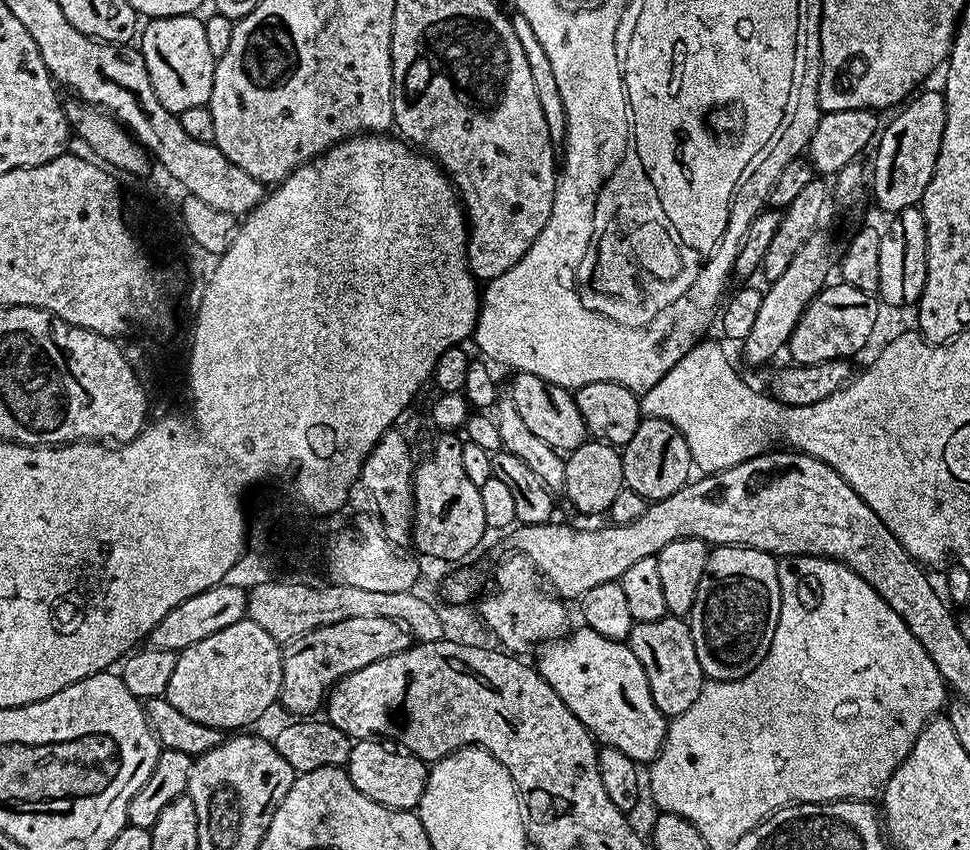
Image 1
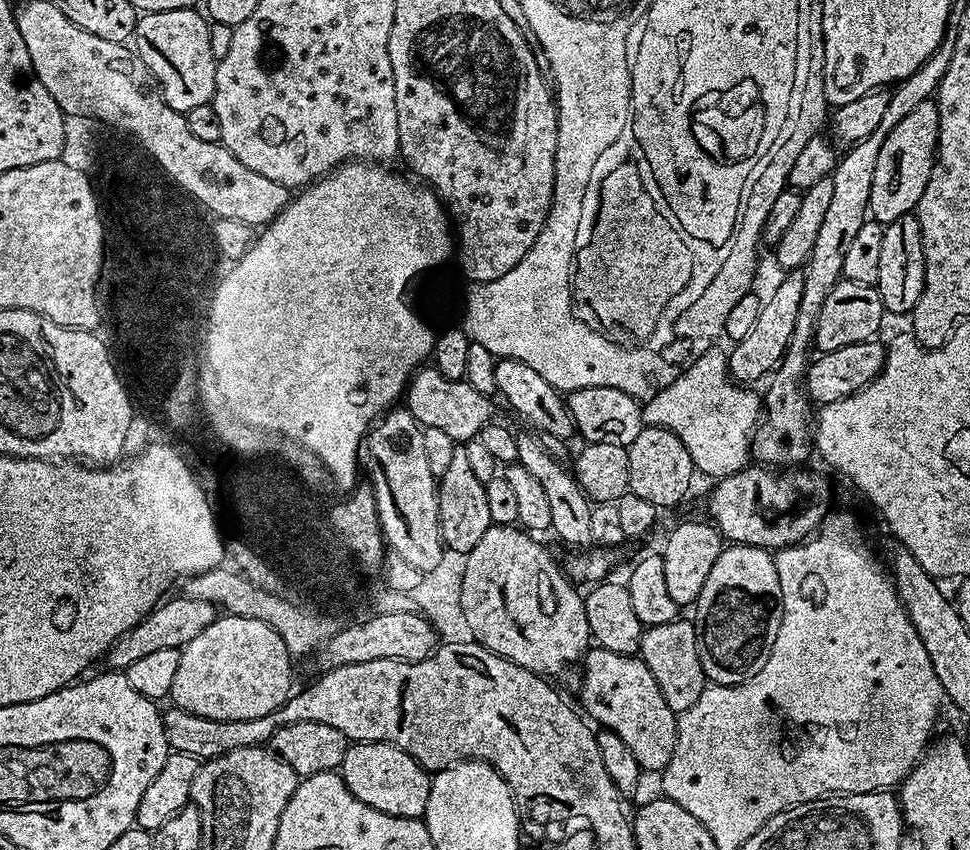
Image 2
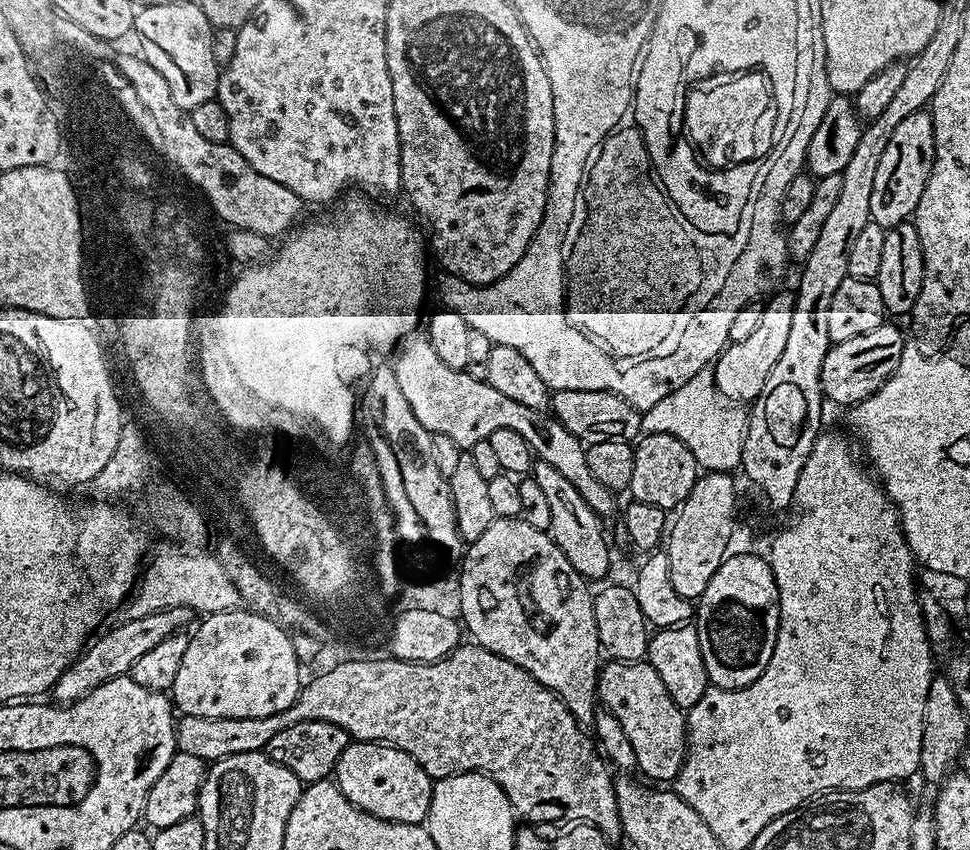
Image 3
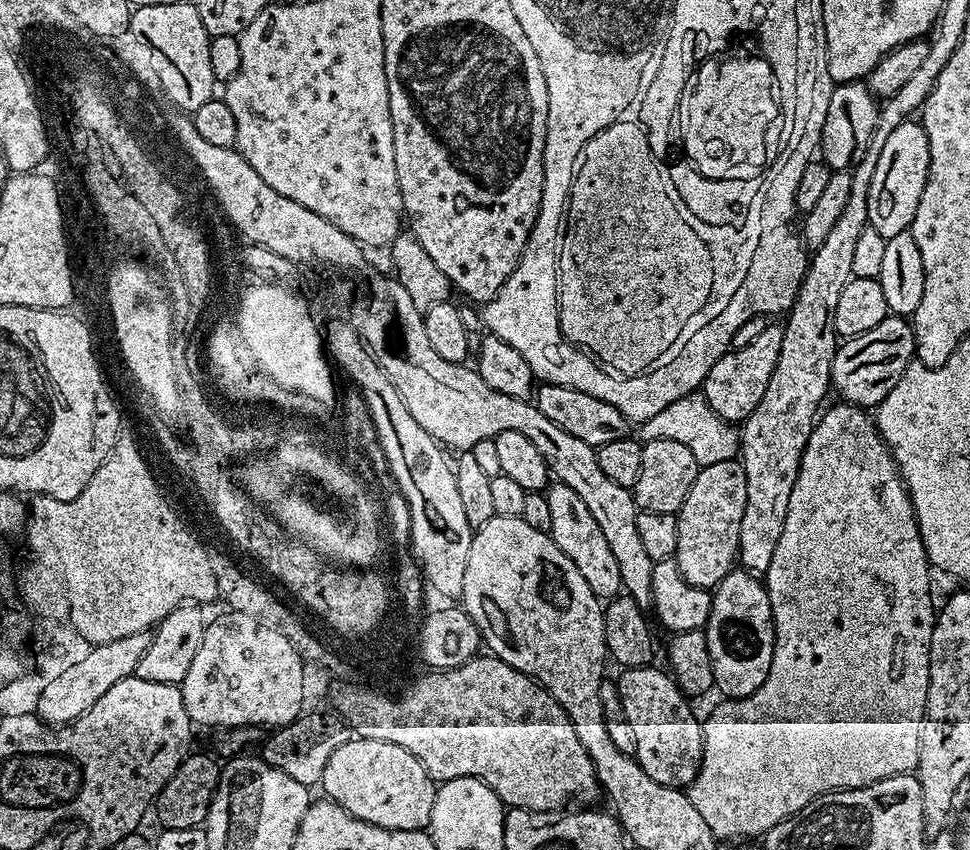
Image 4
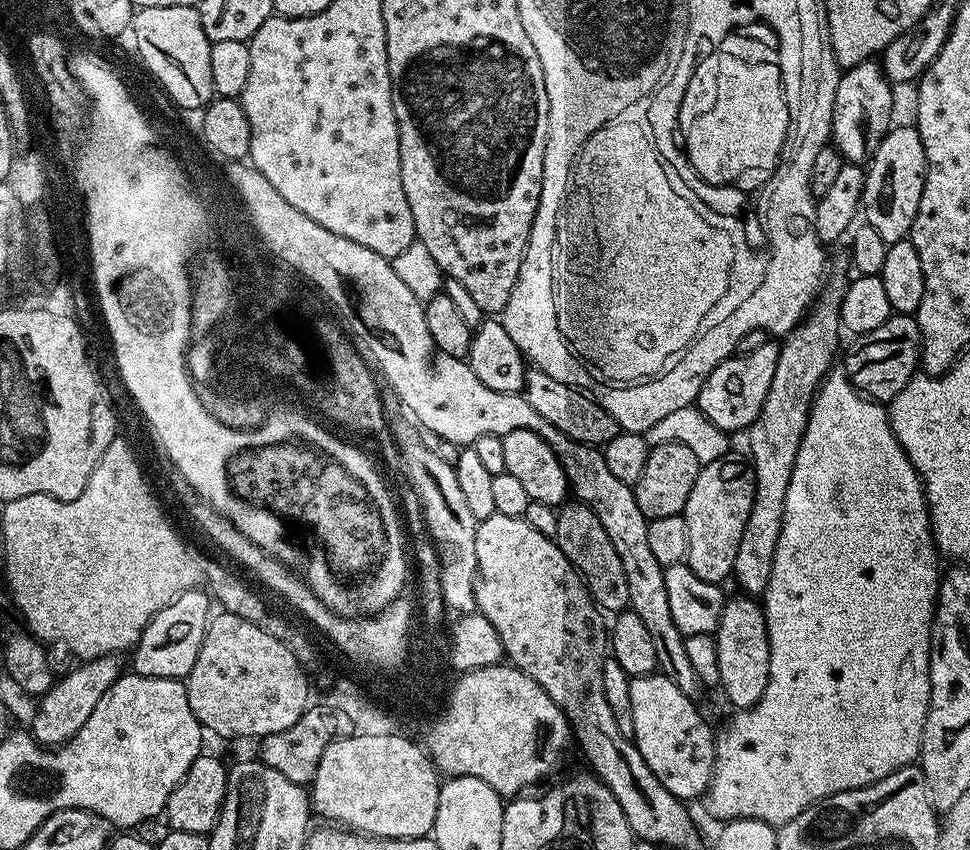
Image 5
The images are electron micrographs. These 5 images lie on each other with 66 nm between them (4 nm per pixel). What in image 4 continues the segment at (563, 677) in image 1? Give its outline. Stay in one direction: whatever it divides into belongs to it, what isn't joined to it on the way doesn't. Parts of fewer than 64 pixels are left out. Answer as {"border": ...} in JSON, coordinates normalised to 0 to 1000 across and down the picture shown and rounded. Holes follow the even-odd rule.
{"border":[[[676,784],[640,789],[637,813],[641,835],[645,835],[645,845],[654,859],[655,892],[662,906],[666,906],[674,920],[682,920],[682,925],[705,929],[713,922],[722,905],[726,886],[726,853],[723,844],[713,839],[710,820],[701,813],[696,799],[685,791],[679,791]]]}

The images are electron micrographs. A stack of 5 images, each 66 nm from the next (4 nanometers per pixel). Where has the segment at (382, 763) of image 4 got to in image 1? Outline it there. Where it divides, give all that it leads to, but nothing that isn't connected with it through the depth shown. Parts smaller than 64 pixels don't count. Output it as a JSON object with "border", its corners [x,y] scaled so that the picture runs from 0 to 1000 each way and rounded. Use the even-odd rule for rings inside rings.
{"border":[[[395,868],[366,872],[361,882],[357,907],[361,920],[365,920],[365,925],[369,925],[373,934],[377,934],[377,939],[386,939],[386,944],[399,951],[432,952],[441,919],[438,895],[432,894],[420,880]]]}

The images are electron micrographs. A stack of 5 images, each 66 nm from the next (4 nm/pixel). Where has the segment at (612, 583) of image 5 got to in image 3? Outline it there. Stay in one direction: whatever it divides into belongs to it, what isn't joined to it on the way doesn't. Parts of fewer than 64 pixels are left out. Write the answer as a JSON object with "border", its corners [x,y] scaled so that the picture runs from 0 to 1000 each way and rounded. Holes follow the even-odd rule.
{"border":[[[554,540],[546,552],[547,564],[559,572],[559,581],[567,595],[567,629],[569,636],[576,642],[579,652],[584,652],[586,660],[592,666],[592,671],[603,682],[613,685],[619,682],[627,673],[631,659],[627,655],[627,635],[623,632],[623,621],[620,608],[613,600],[588,572],[585,562],[579,562],[571,548],[567,548],[561,541]]]}

